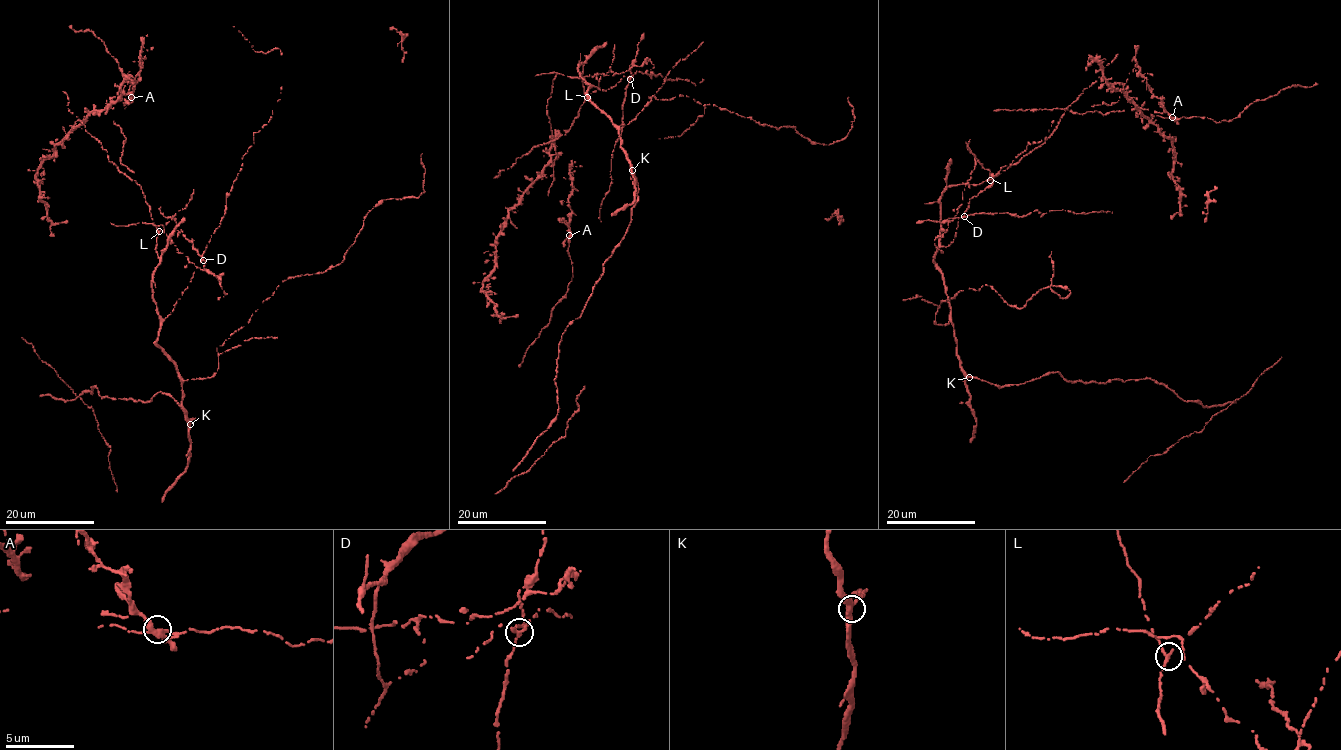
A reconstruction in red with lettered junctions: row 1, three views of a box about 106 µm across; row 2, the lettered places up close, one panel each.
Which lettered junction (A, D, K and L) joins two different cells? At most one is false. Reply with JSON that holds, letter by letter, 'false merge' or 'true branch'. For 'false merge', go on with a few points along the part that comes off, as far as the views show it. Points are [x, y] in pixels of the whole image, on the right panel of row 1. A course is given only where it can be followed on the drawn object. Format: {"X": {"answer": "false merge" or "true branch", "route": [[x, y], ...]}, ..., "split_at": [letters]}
{"A": {"answer": "true branch"}, "D": {"answer": "false merge", "route": [[964, 216], [1008, 213], [1024, 216], [1037, 210], [1042, 214], [1051, 210], [1112, 213]]}, "K": {"answer": "true branch"}, "L": {"answer": "true branch"}, "split_at": ["D"]}

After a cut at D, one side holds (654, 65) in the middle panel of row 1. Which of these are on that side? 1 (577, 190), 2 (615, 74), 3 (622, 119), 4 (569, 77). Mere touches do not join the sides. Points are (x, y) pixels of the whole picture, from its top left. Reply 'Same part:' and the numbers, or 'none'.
Same part: 2, 3, 4

